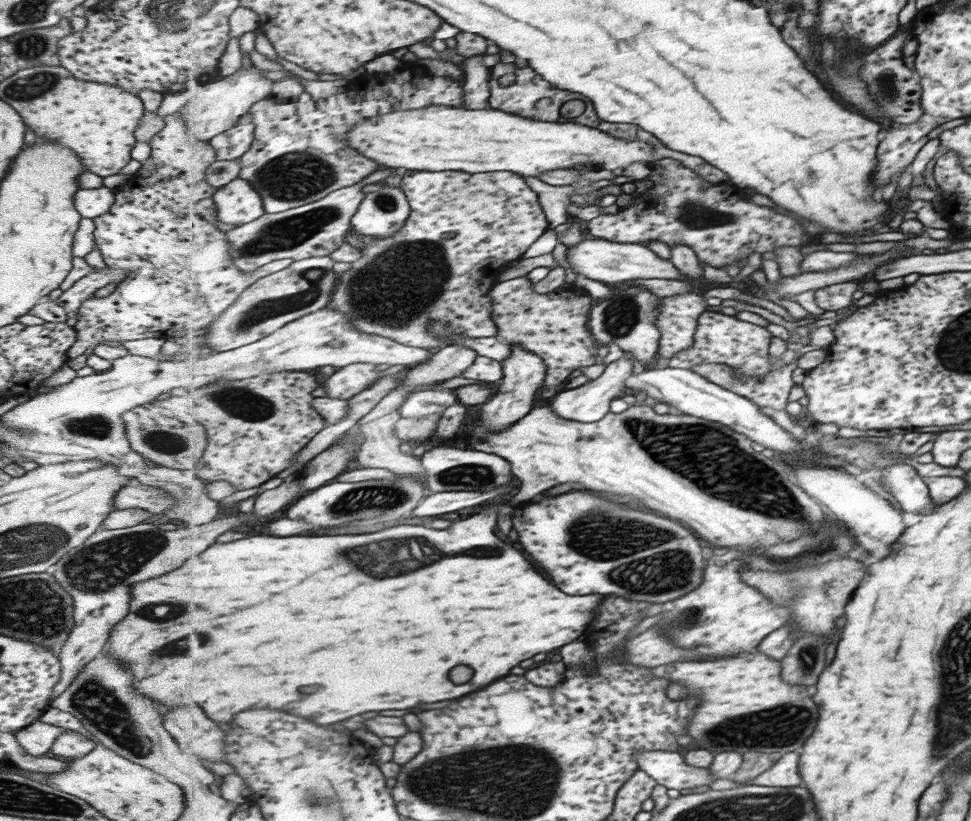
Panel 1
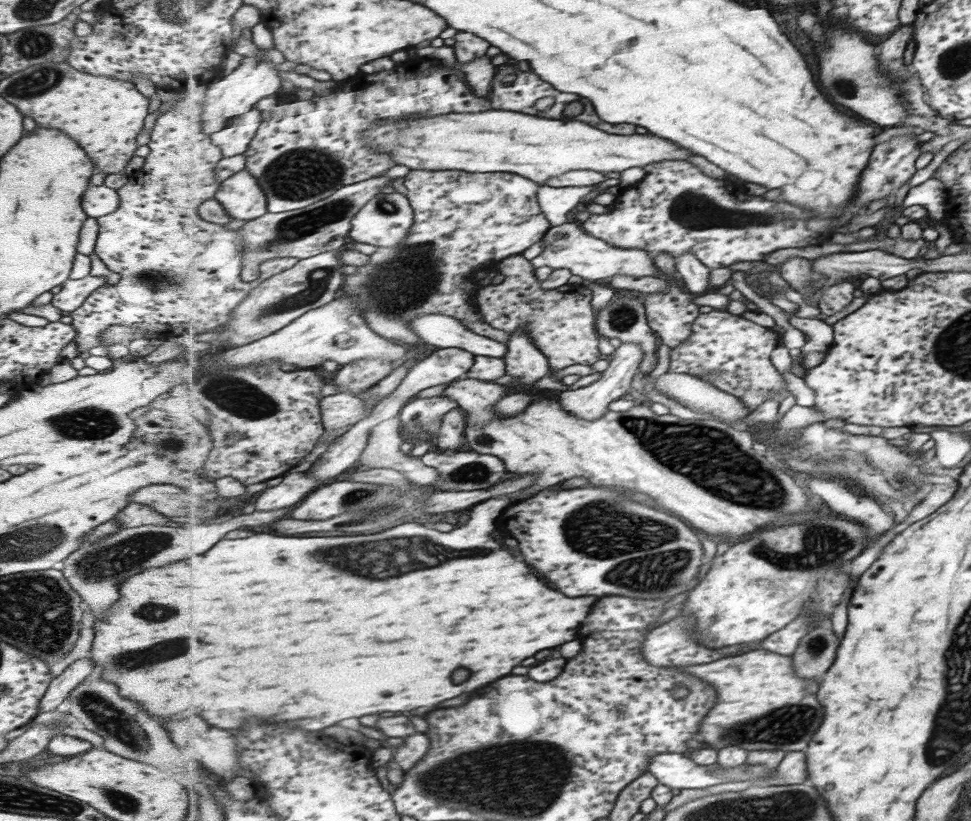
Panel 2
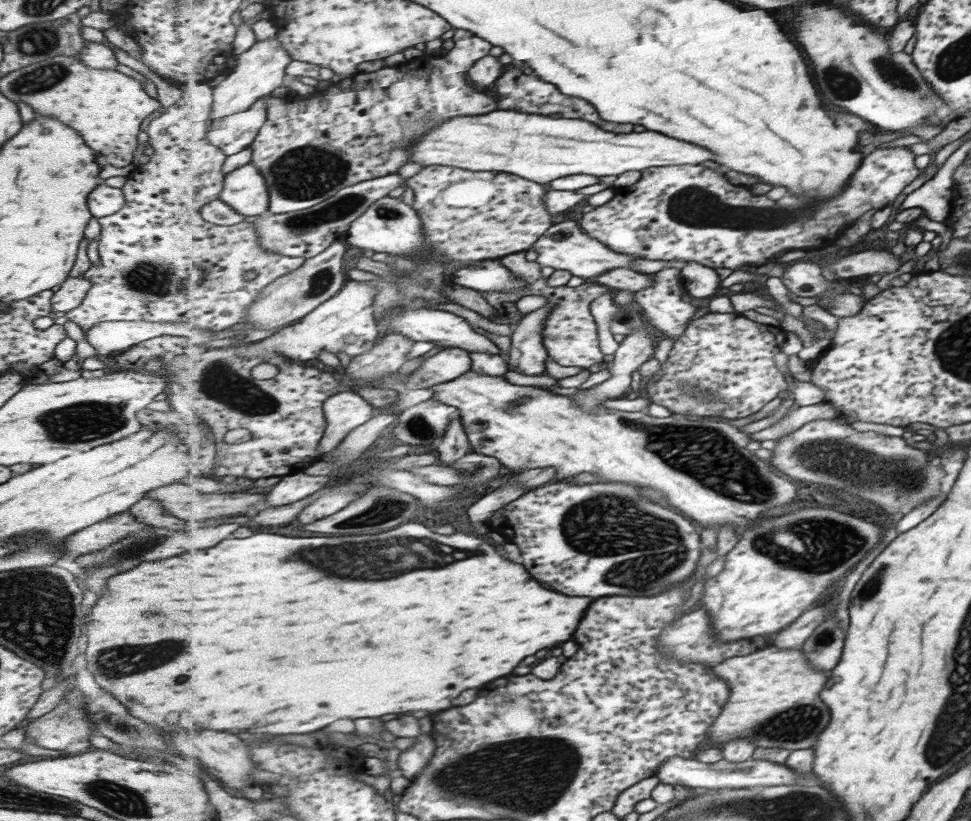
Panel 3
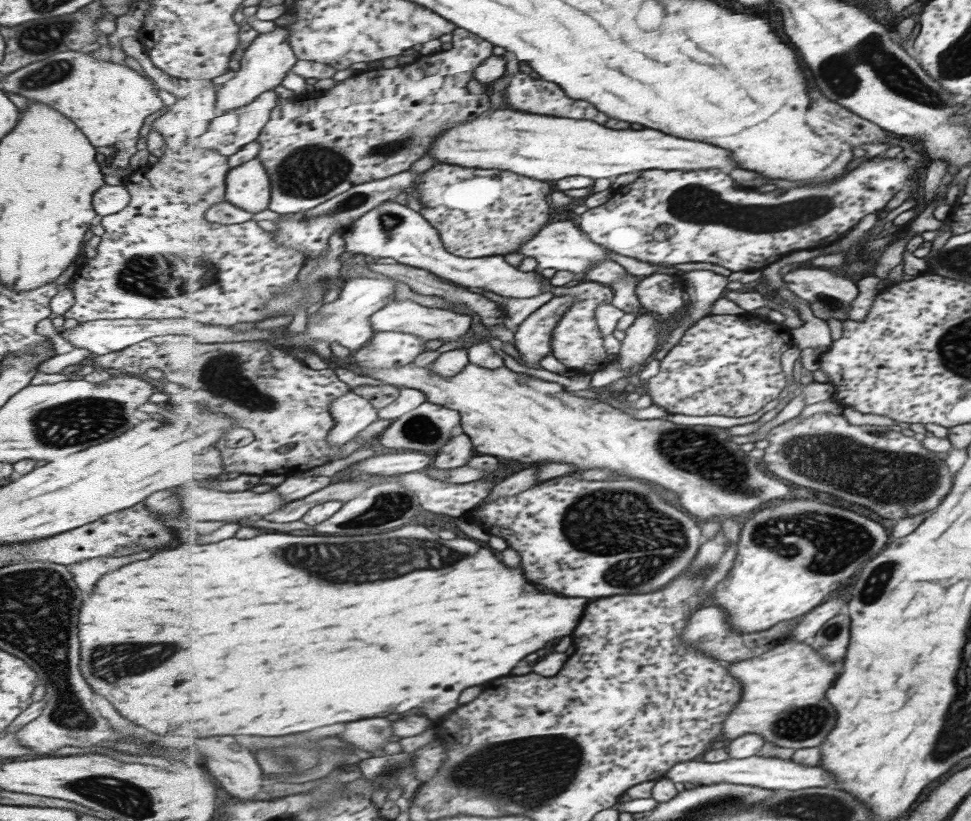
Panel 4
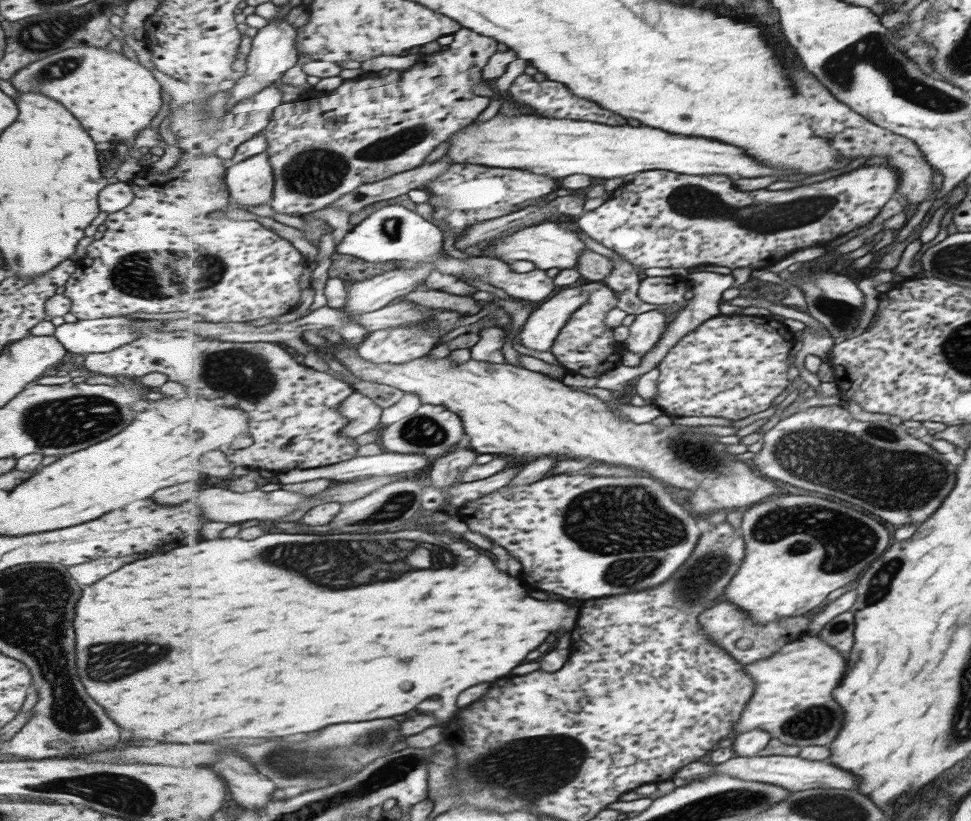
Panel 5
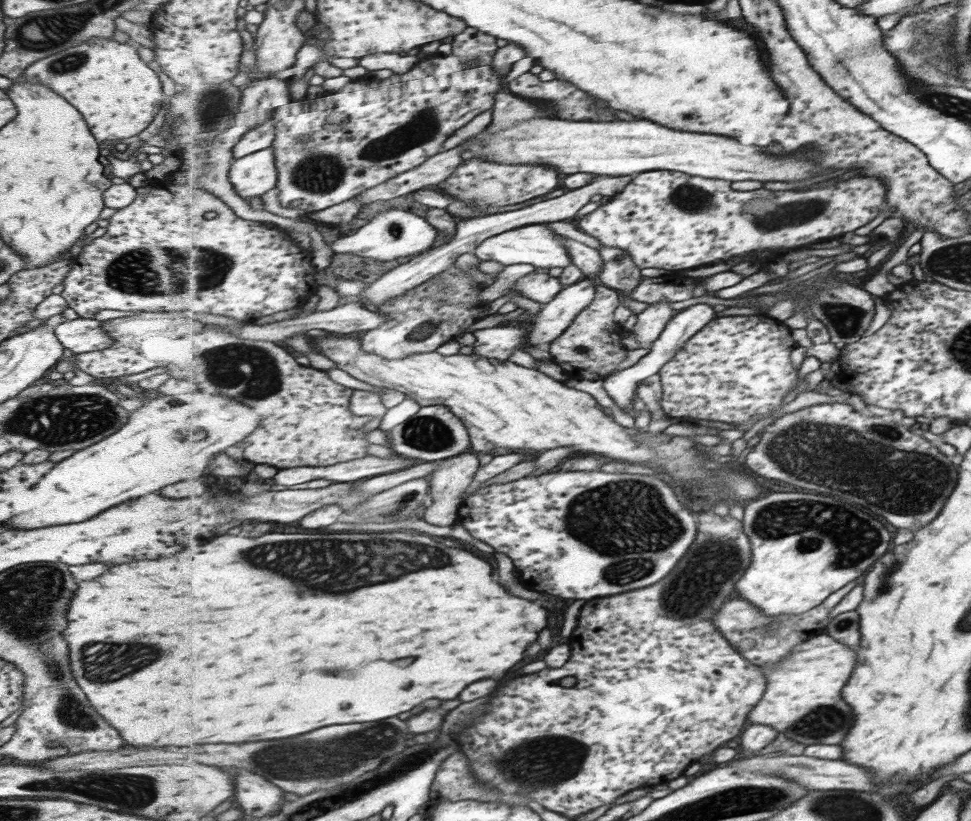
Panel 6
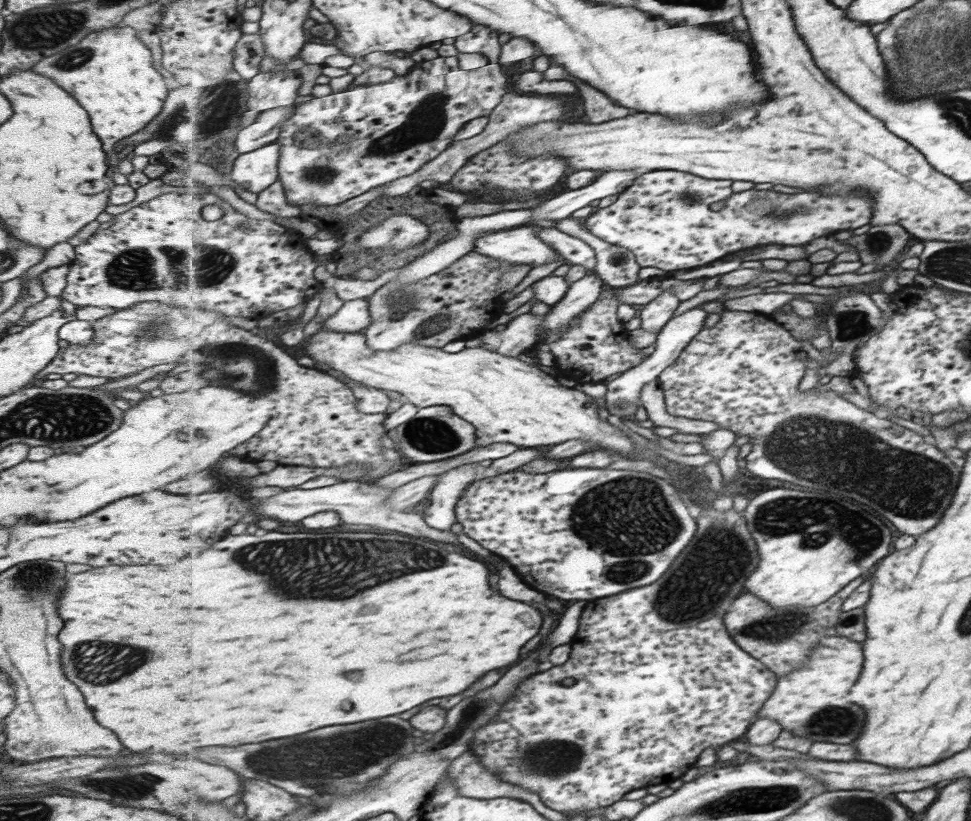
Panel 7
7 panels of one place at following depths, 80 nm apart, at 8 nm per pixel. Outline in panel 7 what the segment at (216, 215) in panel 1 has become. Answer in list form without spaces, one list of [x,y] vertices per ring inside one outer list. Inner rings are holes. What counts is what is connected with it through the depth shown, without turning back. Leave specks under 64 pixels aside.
[[[277,140],[257,150],[239,154],[232,164],[229,181],[258,195],[280,178],[278,164],[282,144]]]

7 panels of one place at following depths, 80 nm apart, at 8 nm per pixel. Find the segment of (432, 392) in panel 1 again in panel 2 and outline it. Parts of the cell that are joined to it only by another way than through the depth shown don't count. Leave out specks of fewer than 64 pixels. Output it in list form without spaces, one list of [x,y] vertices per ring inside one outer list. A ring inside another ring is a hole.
[[[444,395],[411,399],[401,409],[402,434],[407,441],[429,442],[437,437],[444,416],[459,405]]]

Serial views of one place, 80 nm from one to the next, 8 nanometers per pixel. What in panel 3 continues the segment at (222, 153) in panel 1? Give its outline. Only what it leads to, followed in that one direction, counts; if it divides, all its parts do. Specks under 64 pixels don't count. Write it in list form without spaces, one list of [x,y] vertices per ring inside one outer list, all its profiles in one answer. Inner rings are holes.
[[[263,97],[245,112],[213,120],[208,141],[230,157],[252,146],[267,119],[268,97]]]

